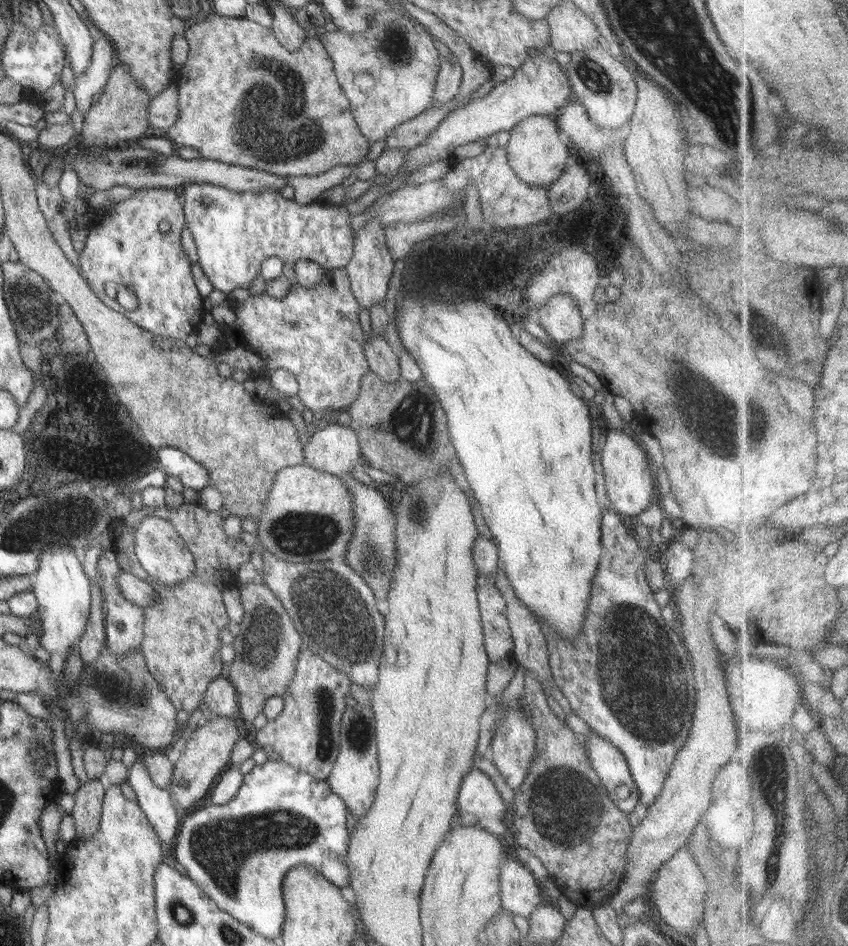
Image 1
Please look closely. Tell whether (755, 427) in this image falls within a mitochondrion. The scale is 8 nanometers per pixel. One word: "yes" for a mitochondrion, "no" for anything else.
yes

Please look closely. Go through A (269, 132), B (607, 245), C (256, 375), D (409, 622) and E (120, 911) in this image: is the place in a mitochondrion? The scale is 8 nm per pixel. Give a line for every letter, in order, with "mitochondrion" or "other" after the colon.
A: mitochondrion
B: other
C: other
D: other
E: other

